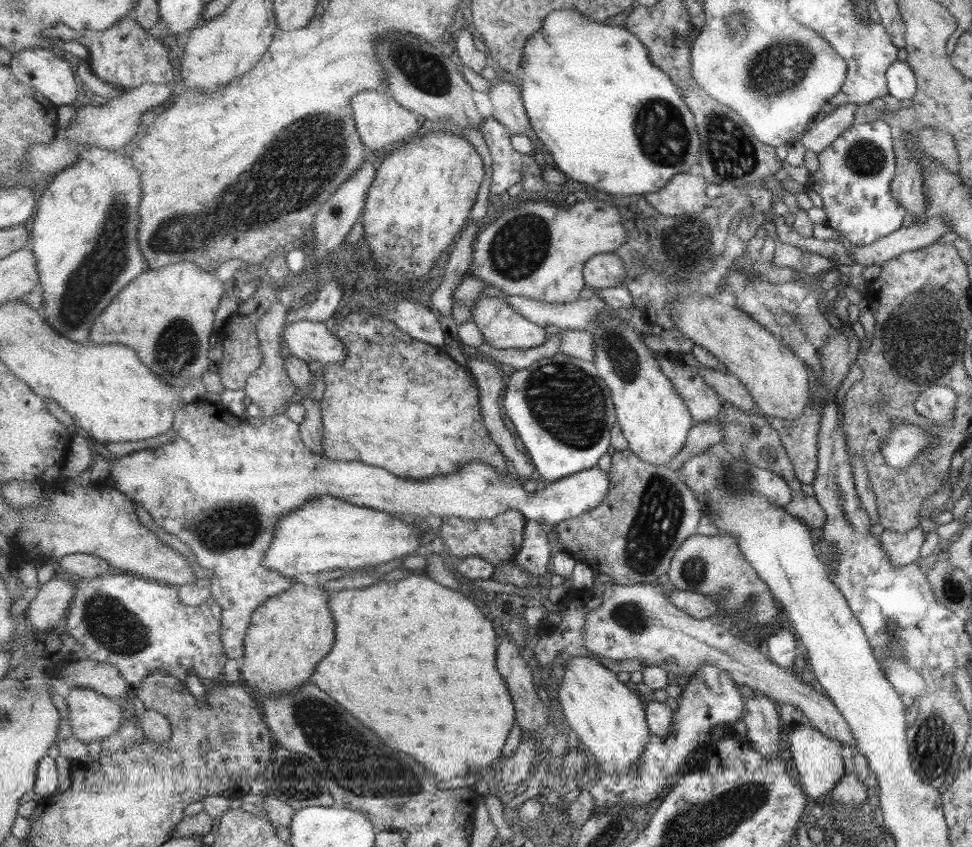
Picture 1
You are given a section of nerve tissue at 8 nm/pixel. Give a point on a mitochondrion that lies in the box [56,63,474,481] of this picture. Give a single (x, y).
(304, 161)

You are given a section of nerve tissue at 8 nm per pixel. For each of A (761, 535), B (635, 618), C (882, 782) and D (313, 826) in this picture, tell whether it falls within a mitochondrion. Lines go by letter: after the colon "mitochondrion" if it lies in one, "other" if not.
A: other
B: mitochondrion
C: other
D: other

